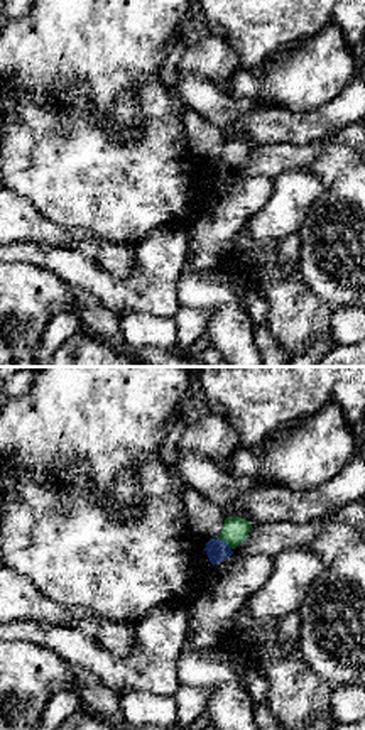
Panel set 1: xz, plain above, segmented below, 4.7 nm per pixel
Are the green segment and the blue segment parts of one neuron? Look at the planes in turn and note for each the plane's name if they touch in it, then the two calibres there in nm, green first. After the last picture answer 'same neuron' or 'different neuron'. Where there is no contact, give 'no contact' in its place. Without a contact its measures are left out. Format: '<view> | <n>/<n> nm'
xz | 130/110 nm

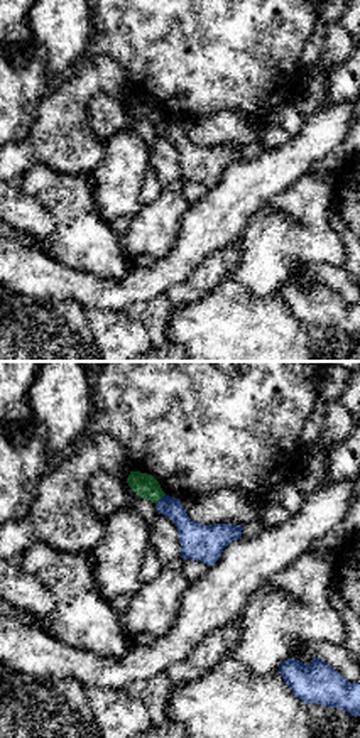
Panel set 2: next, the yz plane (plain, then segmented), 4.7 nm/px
yz | 120/150 nm

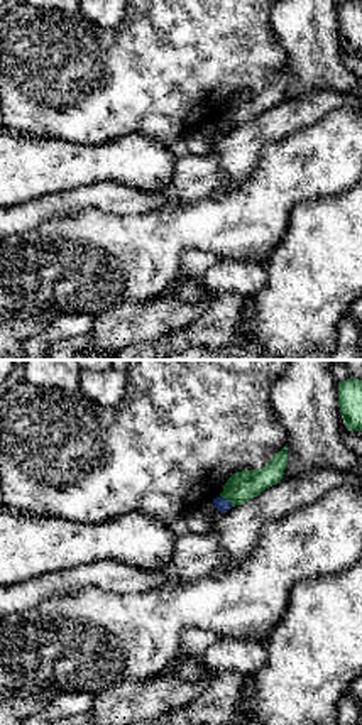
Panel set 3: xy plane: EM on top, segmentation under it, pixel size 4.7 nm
xy | 150/70 nm

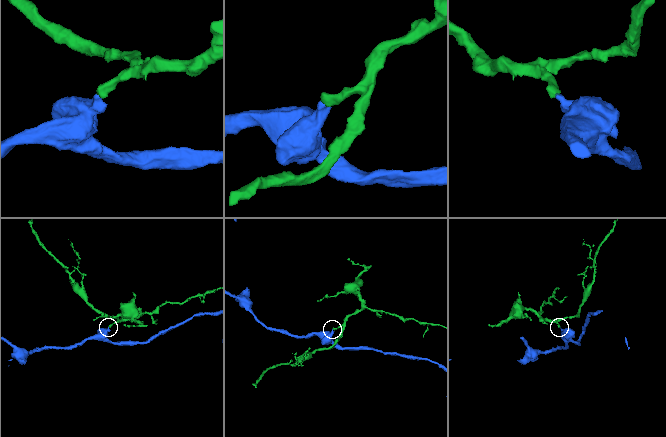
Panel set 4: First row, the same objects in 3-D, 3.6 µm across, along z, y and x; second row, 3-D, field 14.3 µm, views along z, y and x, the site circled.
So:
different neuron

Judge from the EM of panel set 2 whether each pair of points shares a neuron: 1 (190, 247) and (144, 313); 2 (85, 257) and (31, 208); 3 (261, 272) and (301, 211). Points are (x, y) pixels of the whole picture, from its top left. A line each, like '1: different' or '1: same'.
1: different
2: different
3: same

